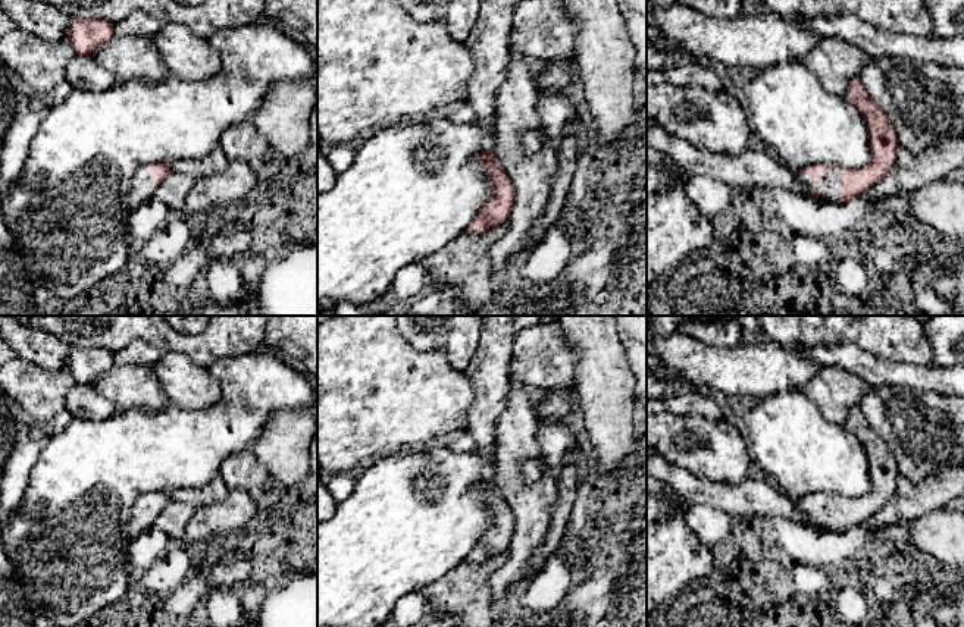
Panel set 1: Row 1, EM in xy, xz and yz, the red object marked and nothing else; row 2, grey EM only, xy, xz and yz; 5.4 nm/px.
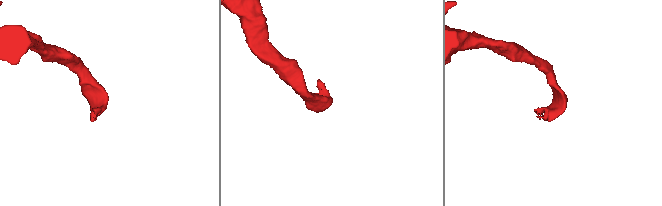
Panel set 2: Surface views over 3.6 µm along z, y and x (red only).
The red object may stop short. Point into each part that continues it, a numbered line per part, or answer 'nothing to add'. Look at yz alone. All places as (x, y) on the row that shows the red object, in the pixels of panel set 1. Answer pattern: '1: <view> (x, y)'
1: yz (828, 182)

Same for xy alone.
1: xy (143, 181)

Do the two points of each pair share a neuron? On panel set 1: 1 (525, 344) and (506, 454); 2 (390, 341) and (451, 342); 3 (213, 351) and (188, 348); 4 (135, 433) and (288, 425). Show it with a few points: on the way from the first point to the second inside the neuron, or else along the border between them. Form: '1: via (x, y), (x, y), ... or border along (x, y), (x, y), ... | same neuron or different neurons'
1: border along (510, 376), (525, 385) | different neurons
2: border along (400, 331), (416, 350), (441, 350) | different neurons
3: via (207, 348), (194, 348) | same neuron
4: border along (294, 407), (278, 408), (249, 448) | different neurons

